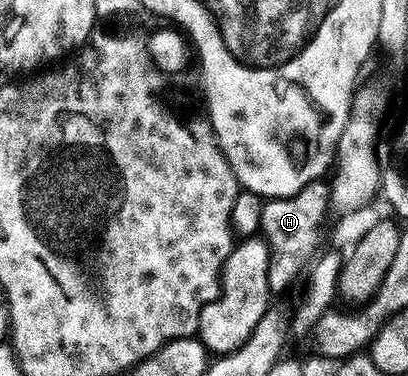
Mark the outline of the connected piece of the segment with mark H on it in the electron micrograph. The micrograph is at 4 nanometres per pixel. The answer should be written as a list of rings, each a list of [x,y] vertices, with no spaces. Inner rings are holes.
[[[321,180],[311,182],[294,196],[265,201],[262,208],[260,234],[268,243],[268,289],[273,295],[280,294],[295,280],[302,266],[317,255],[316,245],[320,242],[320,229],[324,216],[329,215],[329,183]]]

